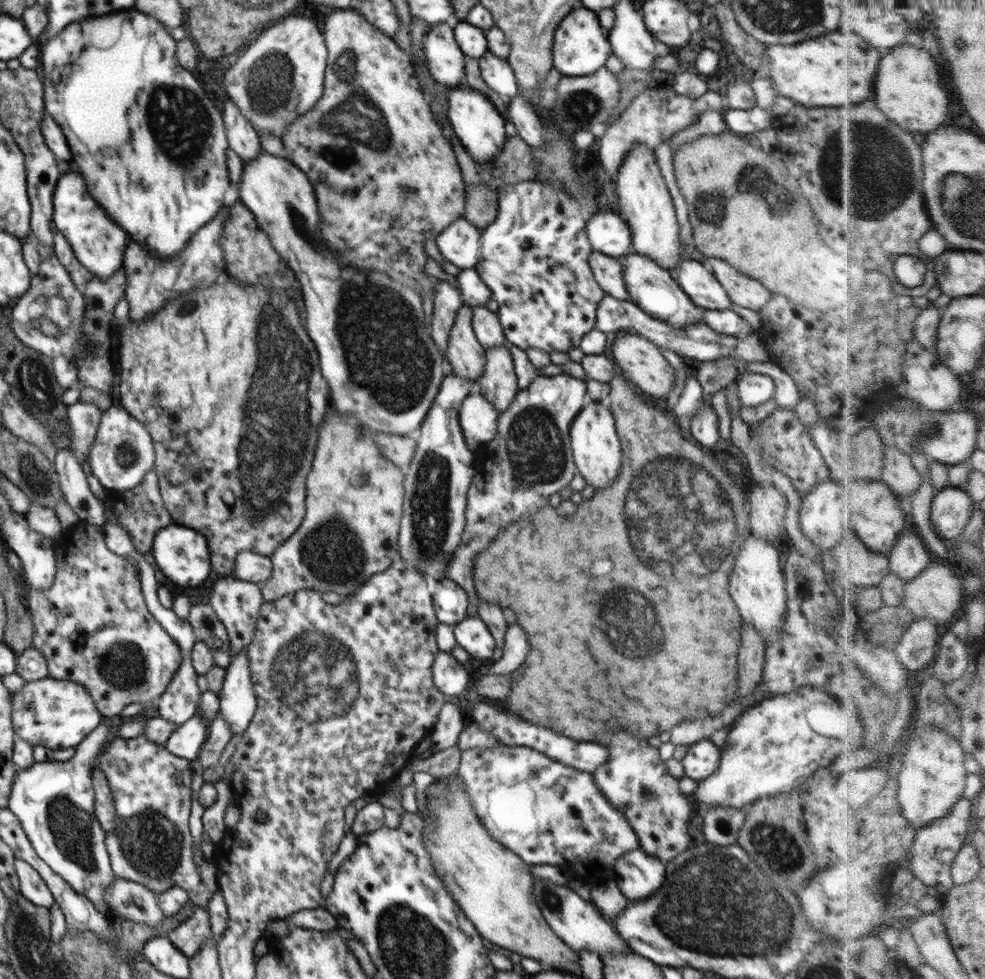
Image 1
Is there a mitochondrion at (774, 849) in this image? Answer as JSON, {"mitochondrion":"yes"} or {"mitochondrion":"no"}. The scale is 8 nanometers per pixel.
{"mitochondrion":"yes"}

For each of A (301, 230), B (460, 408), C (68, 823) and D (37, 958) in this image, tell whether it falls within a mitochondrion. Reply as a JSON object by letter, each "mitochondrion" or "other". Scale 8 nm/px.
{"A":"mitochondrion","B":"other","C":"mitochondrion","D":"mitochondrion"}

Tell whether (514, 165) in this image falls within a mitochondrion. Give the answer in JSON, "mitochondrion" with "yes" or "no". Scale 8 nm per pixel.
{"mitochondrion":"yes"}

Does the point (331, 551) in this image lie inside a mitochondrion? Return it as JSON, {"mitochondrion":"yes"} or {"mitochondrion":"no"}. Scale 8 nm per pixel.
{"mitochondrion":"yes"}

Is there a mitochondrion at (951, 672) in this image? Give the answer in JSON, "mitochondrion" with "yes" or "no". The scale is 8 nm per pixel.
{"mitochondrion":"no"}

